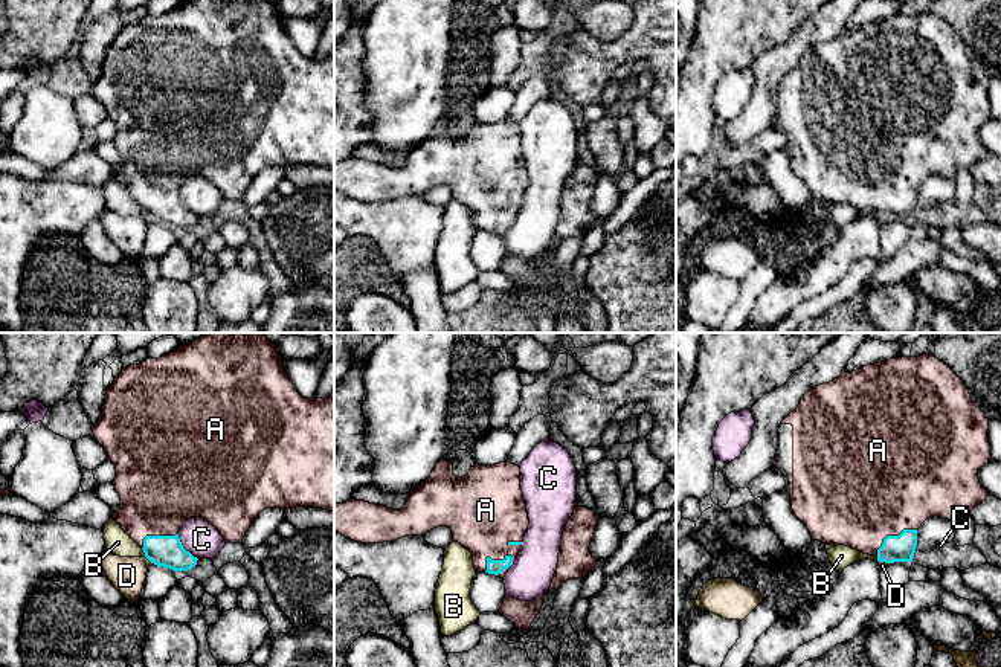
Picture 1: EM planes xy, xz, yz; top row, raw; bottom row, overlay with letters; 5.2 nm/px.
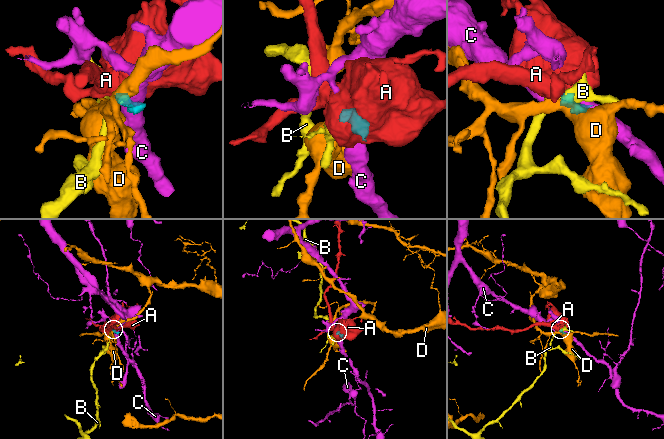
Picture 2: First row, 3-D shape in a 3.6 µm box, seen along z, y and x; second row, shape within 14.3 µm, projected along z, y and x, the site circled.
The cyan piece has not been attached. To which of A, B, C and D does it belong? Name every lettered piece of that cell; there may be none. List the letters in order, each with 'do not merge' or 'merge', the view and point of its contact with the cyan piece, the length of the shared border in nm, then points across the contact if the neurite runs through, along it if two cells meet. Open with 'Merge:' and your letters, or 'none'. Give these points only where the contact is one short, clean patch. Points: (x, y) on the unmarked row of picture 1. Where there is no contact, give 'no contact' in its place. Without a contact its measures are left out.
Merge: A
A: merge; meets cyan in xz at (493, 219); contact 180 nm long; runs through xz (493, 225), (493, 219), (493, 190), (484, 173)
B: do not merge; meets cyan in xy at (144, 209); contact 50 nm long; border along xy (141, 206), (145, 214)
C: do not merge; meets cyan in xy at (183, 206); contact 170 nm long
D: do not merge; meets cyan in xy at (148, 217); contact 50 nm long; border along xy (145, 214), (151, 220)

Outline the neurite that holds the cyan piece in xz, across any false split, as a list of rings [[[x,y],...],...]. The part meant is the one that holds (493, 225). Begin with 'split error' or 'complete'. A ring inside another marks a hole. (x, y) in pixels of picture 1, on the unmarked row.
split error; [[[439,118],[430,134],[409,151],[401,168],[356,157],[336,162],[334,188],[354,200],[383,201],[406,194],[424,194],[433,186],[449,185],[453,200],[472,211],[478,230],[494,232],[504,238],[520,211],[529,183],[520,148],[520,125],[508,118],[488,125],[475,122],[465,134],[456,136],[453,121],[455,118]]]

